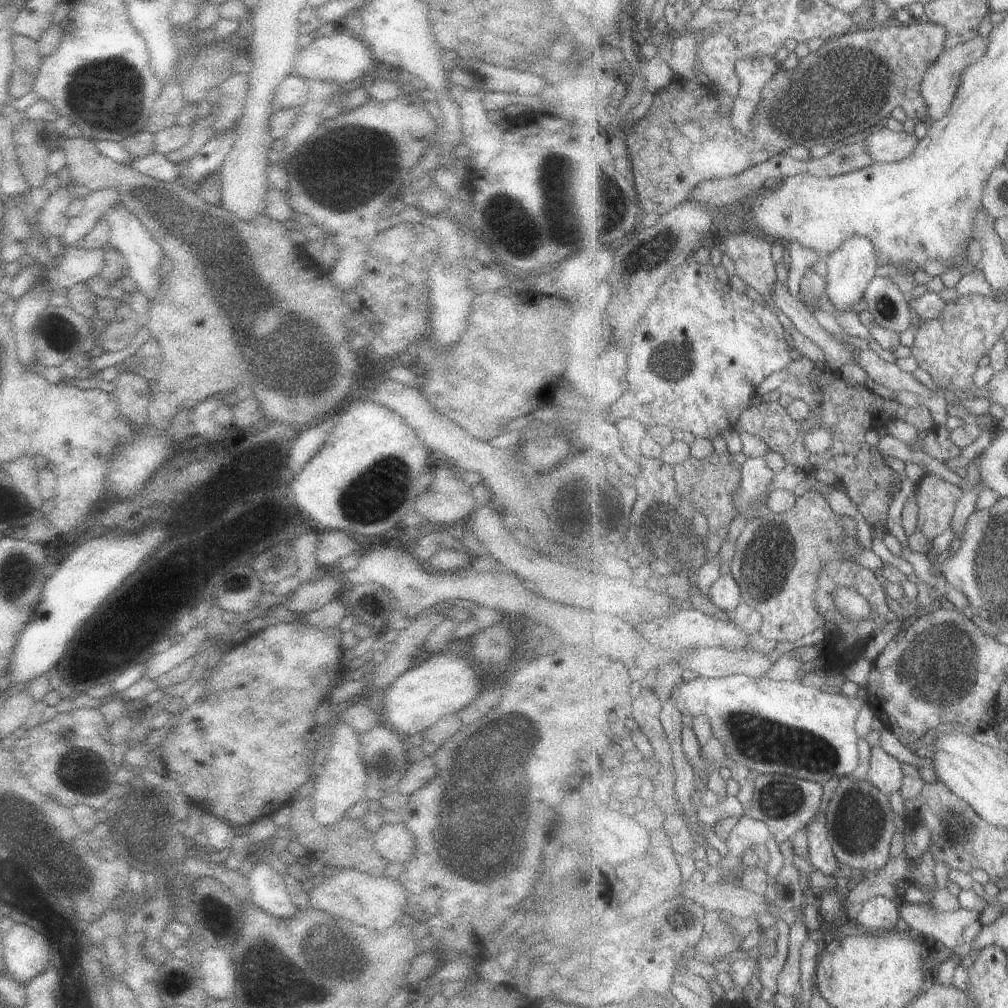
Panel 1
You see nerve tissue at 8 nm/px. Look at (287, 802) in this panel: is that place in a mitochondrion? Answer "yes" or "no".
no

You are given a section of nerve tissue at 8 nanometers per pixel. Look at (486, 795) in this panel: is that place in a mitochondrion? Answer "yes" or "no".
yes

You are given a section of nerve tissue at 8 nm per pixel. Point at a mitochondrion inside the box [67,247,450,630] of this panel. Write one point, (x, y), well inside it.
(357, 497)

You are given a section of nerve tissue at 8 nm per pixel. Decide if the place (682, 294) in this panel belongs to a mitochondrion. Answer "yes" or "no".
no

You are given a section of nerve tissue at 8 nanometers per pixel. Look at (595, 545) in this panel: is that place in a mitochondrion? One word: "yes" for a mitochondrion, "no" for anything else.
no

